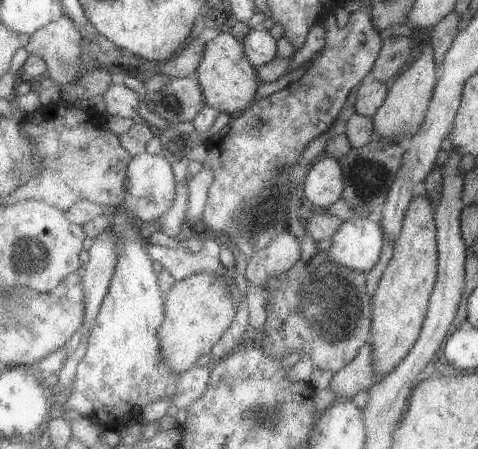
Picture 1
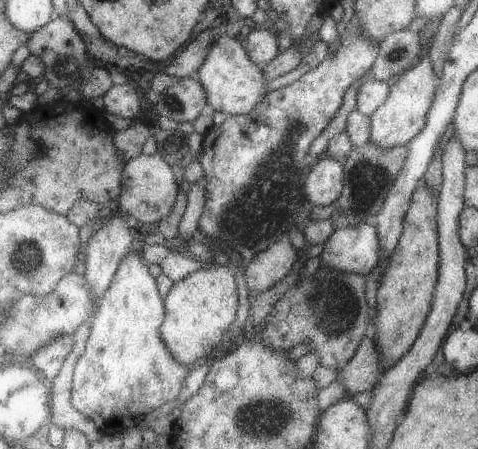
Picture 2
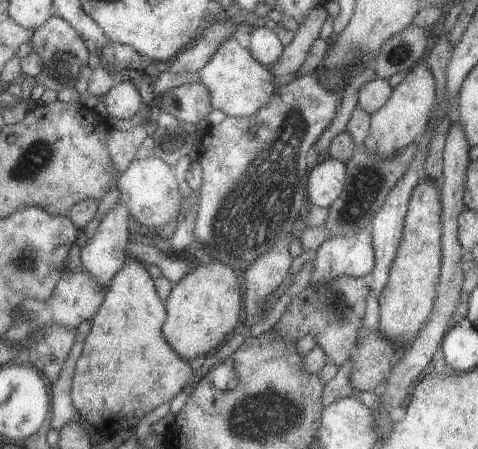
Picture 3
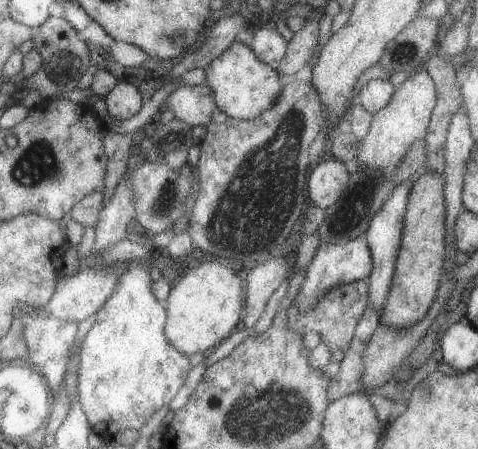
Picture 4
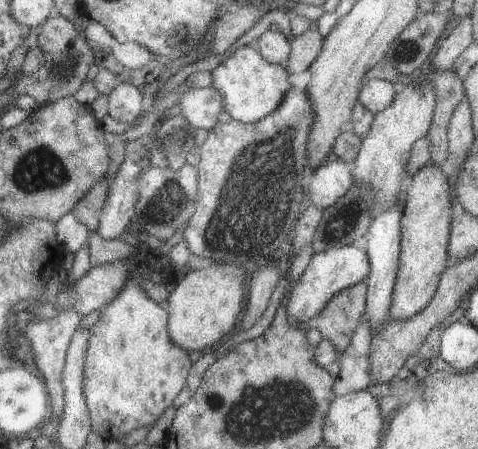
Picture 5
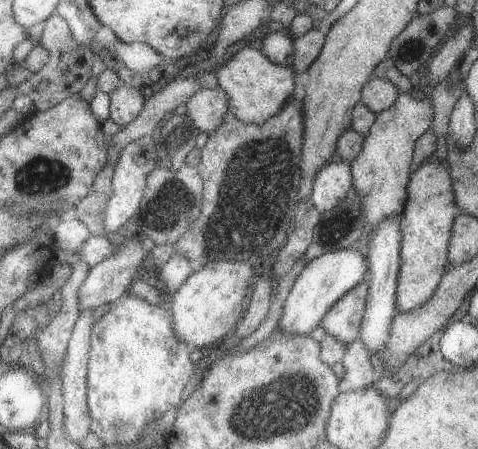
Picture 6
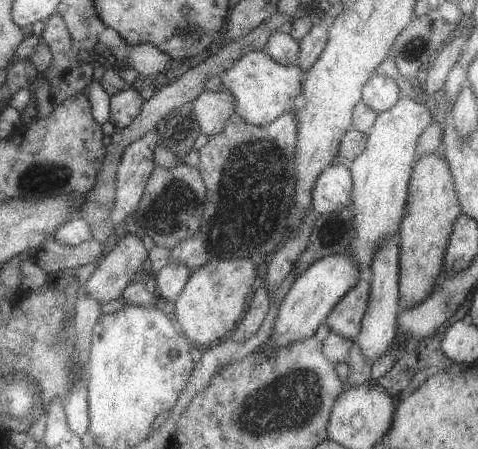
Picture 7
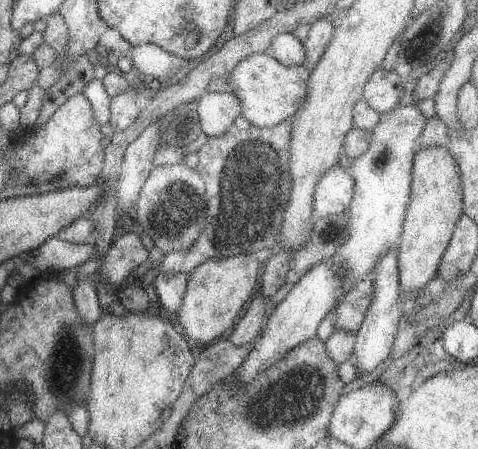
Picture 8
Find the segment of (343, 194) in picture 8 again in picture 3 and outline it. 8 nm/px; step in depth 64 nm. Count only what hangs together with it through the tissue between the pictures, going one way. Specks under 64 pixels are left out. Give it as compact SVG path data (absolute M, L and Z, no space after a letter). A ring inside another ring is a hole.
M327 156L307 174L307 180L305 180L307 206L329 208L341 196L345 178L347 178L345 164L339 162L337 158Z

